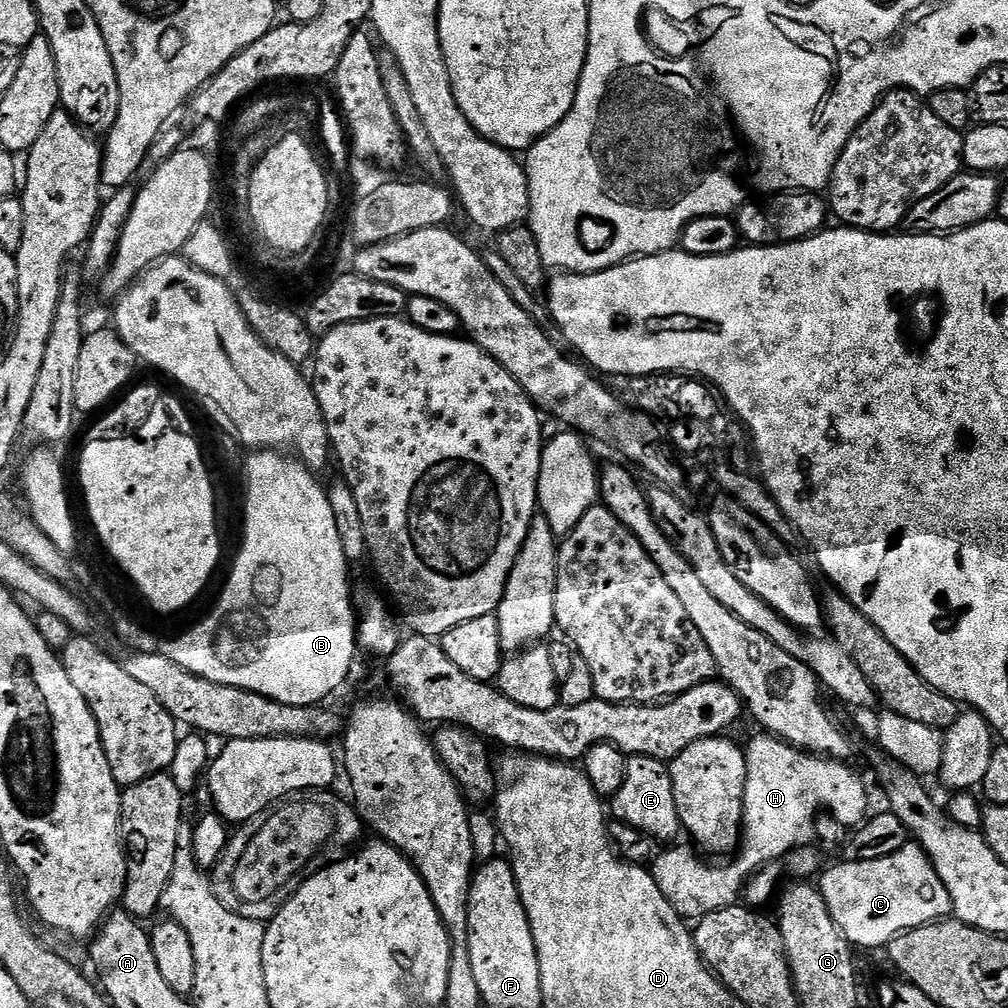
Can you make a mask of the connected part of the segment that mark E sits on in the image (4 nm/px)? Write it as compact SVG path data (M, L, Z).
M628 756L626 779L622 781L622 787L610 797L610 812L615 819L626 826L634 826L634 830L646 834L653 842L675 841L675 836L681 835L682 829L678 806L674 802L674 782L669 765L649 756Z

